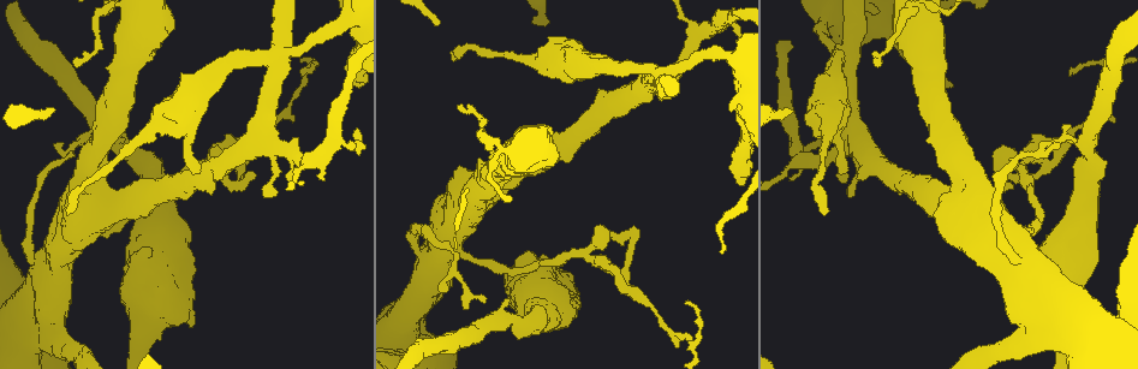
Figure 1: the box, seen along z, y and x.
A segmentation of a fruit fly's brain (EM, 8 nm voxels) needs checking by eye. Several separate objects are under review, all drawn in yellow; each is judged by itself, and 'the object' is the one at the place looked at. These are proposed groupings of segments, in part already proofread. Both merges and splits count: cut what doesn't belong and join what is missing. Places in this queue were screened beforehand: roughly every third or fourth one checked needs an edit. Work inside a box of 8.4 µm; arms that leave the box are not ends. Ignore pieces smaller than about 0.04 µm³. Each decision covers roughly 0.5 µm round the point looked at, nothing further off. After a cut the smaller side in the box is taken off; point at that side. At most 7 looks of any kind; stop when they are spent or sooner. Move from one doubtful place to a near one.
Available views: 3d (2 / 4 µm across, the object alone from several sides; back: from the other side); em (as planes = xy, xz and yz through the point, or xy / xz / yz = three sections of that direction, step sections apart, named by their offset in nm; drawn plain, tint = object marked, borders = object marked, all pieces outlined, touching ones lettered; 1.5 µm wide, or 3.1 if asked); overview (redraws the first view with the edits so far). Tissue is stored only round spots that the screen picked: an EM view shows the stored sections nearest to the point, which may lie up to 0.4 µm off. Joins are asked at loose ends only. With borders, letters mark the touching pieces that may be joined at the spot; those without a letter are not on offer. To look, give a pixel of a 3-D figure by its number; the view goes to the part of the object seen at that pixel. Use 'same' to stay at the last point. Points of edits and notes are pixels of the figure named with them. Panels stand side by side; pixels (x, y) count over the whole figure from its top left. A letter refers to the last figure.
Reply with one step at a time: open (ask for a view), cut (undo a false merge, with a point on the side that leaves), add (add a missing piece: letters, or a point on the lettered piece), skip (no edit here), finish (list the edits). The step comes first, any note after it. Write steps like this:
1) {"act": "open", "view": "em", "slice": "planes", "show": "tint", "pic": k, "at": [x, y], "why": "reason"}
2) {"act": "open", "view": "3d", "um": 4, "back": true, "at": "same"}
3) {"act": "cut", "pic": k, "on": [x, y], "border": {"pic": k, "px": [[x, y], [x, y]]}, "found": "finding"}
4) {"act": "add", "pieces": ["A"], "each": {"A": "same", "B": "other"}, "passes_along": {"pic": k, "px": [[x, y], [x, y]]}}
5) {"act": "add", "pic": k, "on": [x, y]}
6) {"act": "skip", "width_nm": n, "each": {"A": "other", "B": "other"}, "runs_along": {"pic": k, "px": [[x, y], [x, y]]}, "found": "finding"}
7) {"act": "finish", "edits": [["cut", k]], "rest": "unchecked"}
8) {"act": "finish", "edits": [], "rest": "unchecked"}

{"act": "open", "view": "em", "slice": "xz", "step": 8, "show": "tint", "pic": 1, "at": [847, 193], "why": "tapers out"}

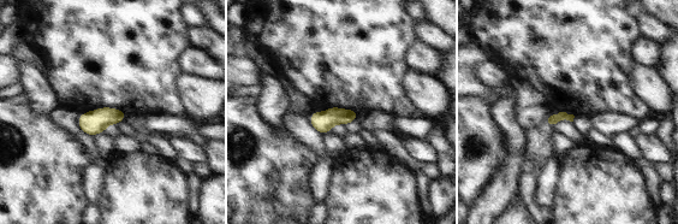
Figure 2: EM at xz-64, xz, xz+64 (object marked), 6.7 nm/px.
{"act": "open", "view": "em", "slice": "planes", "show": "borders", "at": "same"}

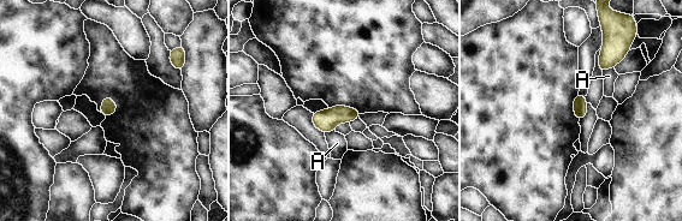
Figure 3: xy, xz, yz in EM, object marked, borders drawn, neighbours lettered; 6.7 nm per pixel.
{"act": "skip", "width_nm": 100, "each": {"A": "other"}, "border": {"pic": 3, "px": [[614, 66], [602, 72]]}, "found": "none of them fits"}

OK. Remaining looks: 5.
{"act": "open", "view": "3d", "um": 2, "pic": 1, "at": [1114, 118]}

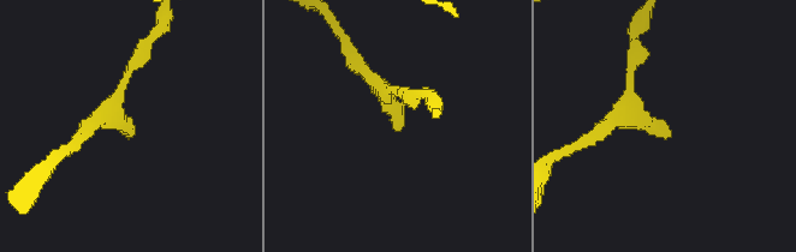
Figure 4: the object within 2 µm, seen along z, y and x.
{"act": "open", "view": "em", "slice": "planes", "show": "tint", "pic": 4, "at": [127, 132], "why": "now the EM"}

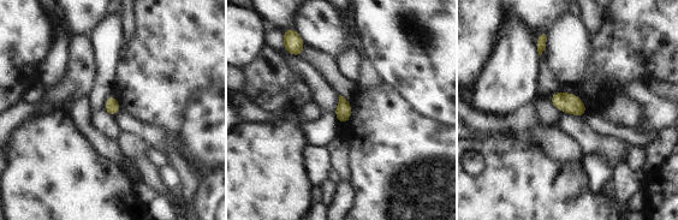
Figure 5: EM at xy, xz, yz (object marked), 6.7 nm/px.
{"act": "open", "view": "em", "slice": "planes", "show": "borders", "at": "same", "why": "see the neighbours"}

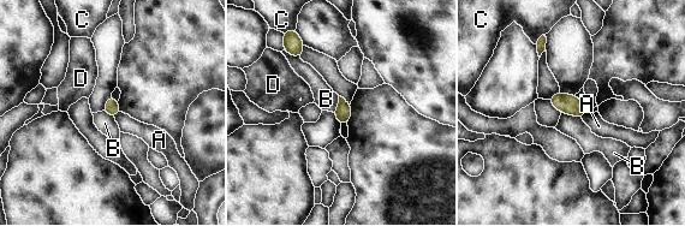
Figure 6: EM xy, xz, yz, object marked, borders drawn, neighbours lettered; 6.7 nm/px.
{"act": "skip", "each": {"A": "other", "B": "other", "C": "other", "D": "other"}, "border": {"pic": 6, "px": [[561, 112], [581, 118]]}, "found": "no lettered piece goes on from it"}

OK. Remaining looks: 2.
{"act": "open", "view": "em", "slice": "planes", "show": "borders", "pic": 1, "at": [1018, 238], "why": "sudden change in width"}

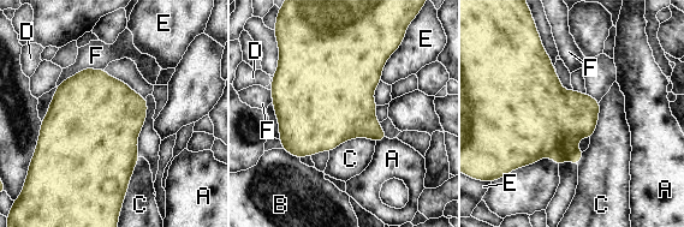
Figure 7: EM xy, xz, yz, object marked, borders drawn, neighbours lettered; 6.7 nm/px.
{"act": "skip", "each": {"A": "other", "B": "other", "C": "other", "D": "other", "E": "other", "F": "other"}, "border": {"pic": 7, "px": [[375, 141], [355, 137], [329, 151]]}, "found": "continuous, no second cell"}

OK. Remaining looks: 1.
{"act": "finish", "edits": [], "rest": "unchecked"}

